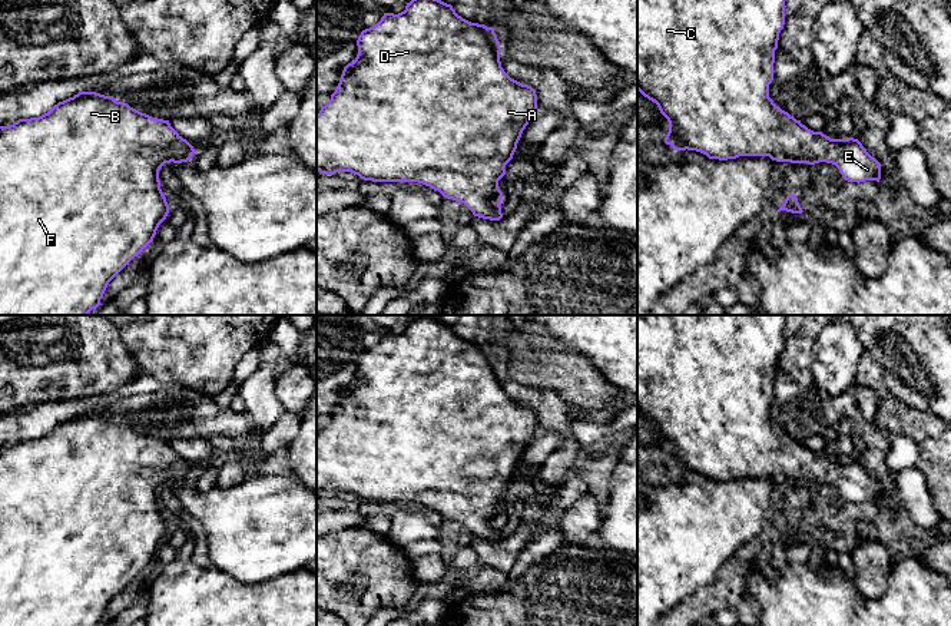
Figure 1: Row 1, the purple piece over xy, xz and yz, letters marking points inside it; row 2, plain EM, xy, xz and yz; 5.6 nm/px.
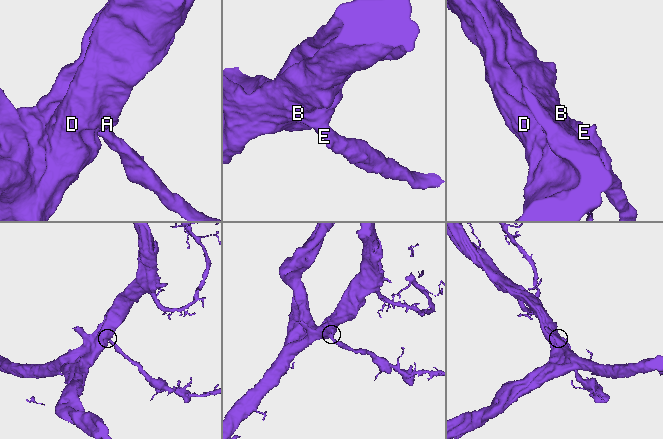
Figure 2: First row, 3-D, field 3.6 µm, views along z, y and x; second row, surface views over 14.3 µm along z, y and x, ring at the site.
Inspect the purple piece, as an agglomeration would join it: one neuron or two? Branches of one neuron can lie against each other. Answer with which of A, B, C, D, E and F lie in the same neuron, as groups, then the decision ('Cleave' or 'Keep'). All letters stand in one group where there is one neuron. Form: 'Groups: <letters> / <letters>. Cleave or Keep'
Groups: A B C D E F. Keep

